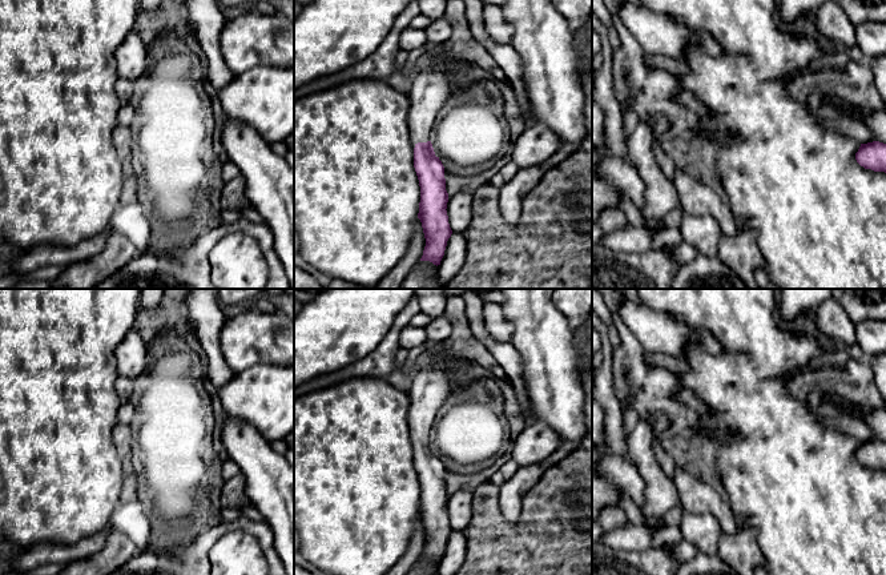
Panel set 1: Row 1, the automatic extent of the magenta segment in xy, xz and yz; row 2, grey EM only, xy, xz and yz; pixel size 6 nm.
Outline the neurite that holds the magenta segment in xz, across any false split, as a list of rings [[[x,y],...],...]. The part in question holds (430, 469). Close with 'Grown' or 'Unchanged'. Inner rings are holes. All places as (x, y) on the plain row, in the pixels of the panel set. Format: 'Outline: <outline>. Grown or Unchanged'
Outline: [[[448,359],[423,367],[408,391],[411,406],[408,427],[415,441],[414,466],[420,484],[418,516],[422,520],[426,544],[420,559],[440,563],[447,539],[452,532],[447,514],[448,491],[444,465],[432,446],[432,431],[439,407],[451,394],[456,379],[450,373]]]. Grown

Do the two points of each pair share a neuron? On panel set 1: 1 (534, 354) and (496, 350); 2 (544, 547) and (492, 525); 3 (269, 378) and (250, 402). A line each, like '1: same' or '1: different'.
1: different
2: same
3: same

